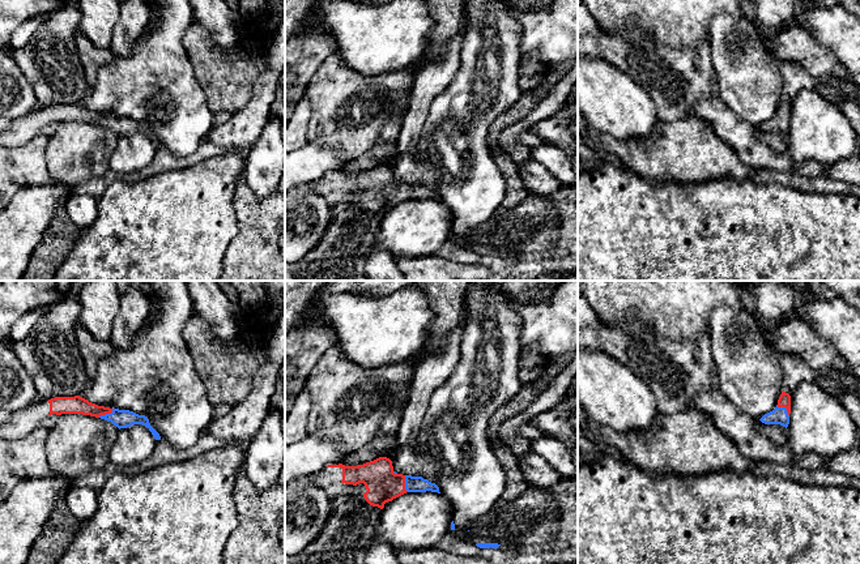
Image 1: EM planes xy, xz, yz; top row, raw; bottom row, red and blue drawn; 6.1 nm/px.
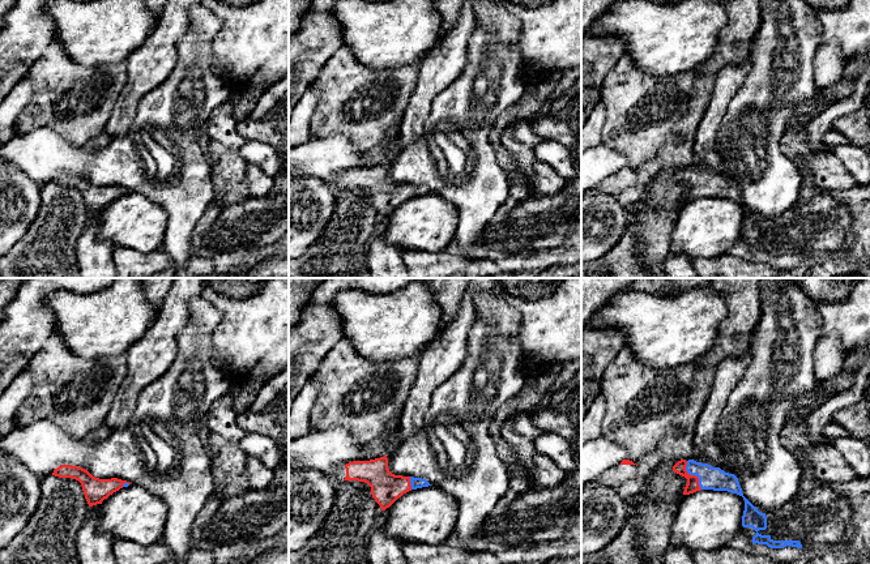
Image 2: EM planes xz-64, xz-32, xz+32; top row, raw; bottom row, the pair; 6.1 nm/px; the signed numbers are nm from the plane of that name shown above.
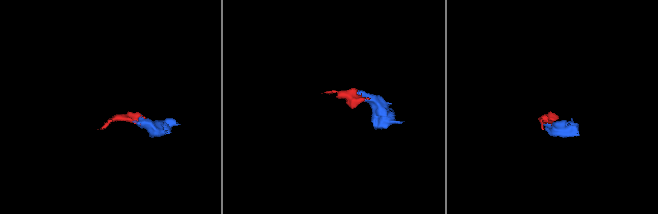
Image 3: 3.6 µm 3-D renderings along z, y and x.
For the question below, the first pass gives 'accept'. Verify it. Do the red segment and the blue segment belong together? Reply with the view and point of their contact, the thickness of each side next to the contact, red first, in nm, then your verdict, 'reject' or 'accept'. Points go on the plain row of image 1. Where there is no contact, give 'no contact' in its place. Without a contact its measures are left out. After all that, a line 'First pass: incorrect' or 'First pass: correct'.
contact xy (106, 120); calibres 110 and 110 nm; accept
First pass: correct

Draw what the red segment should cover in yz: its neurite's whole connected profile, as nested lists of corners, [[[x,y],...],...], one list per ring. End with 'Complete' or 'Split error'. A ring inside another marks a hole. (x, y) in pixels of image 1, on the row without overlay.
[[[782,99],[776,115],[765,121],[759,128],[765,132],[780,132],[788,134],[791,121],[791,103],[786,99]]]. Split error

